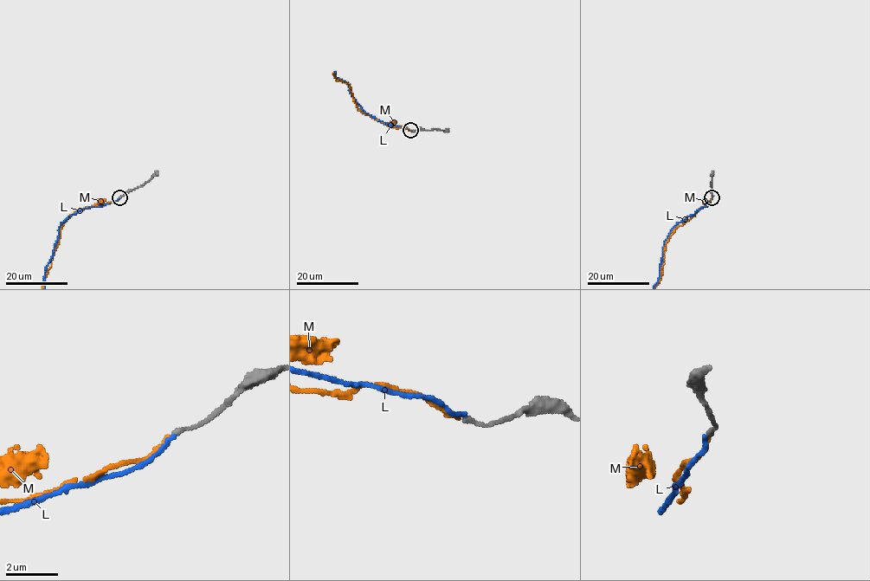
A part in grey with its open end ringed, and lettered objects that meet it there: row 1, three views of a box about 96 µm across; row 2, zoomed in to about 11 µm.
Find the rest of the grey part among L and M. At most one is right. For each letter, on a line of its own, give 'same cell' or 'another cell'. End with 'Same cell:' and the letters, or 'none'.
L: another cell
M: same cell
Same cell: M

